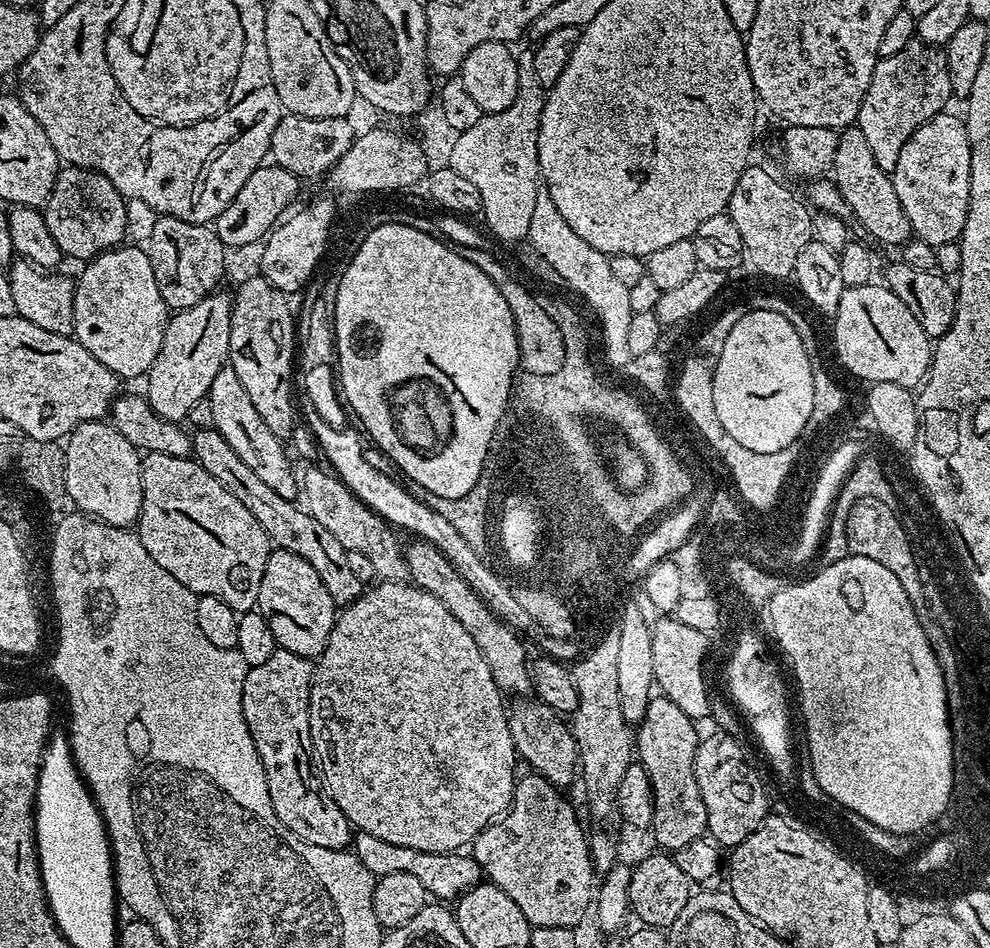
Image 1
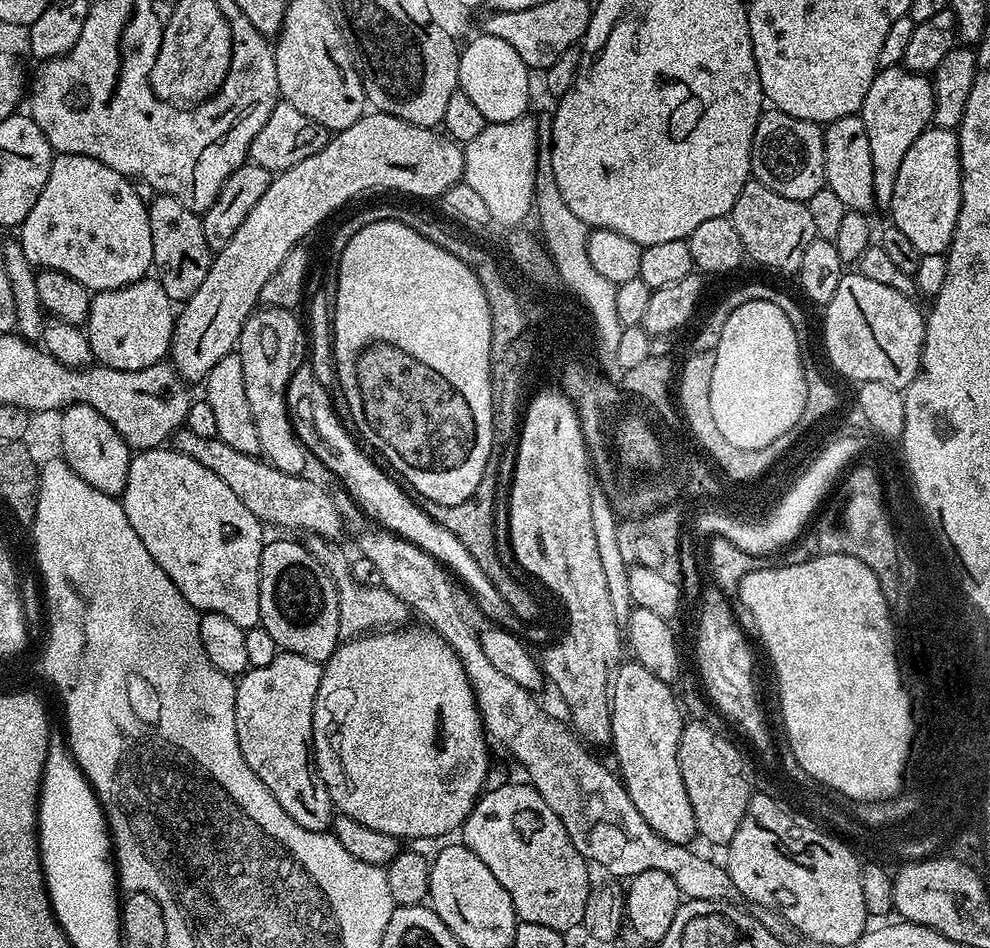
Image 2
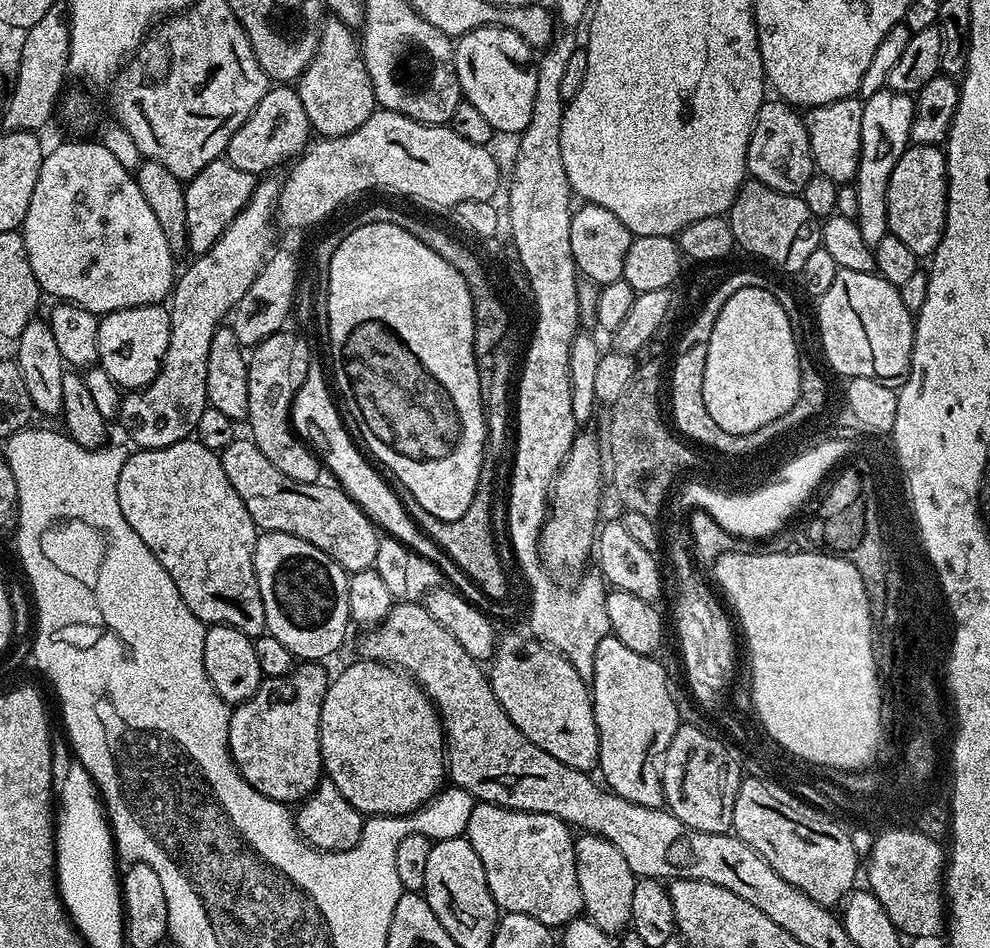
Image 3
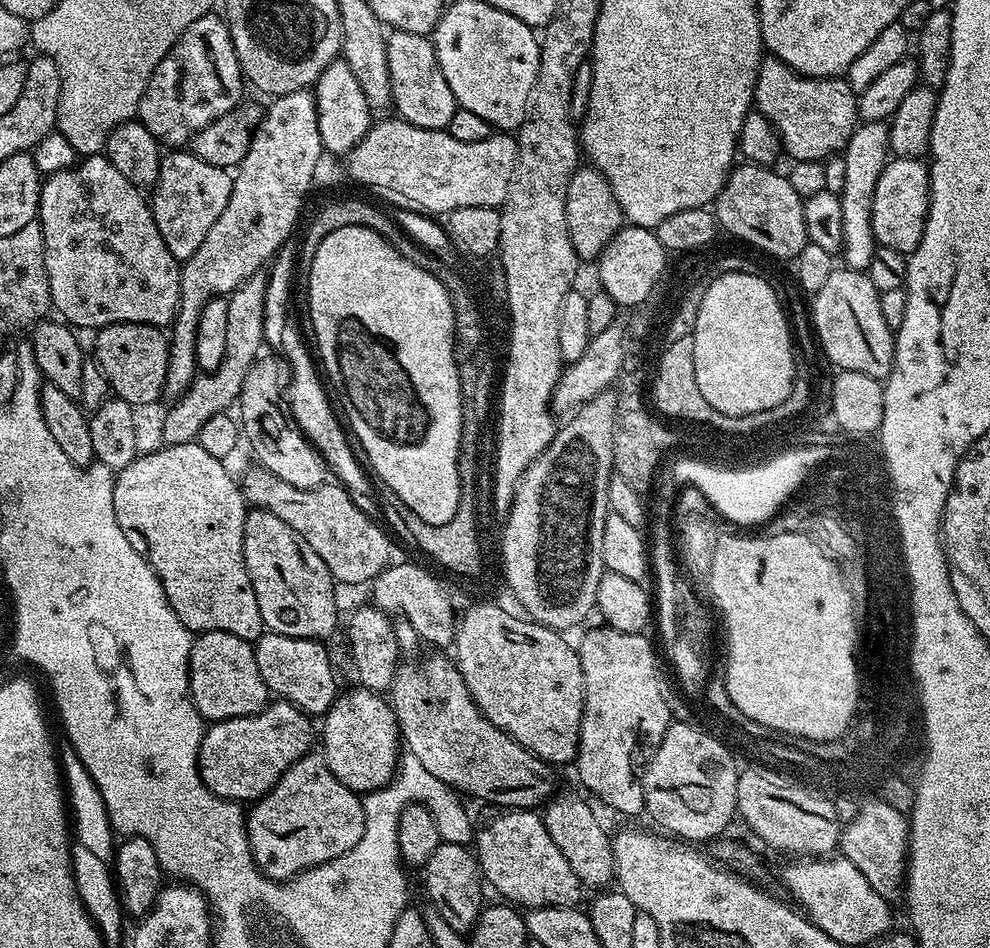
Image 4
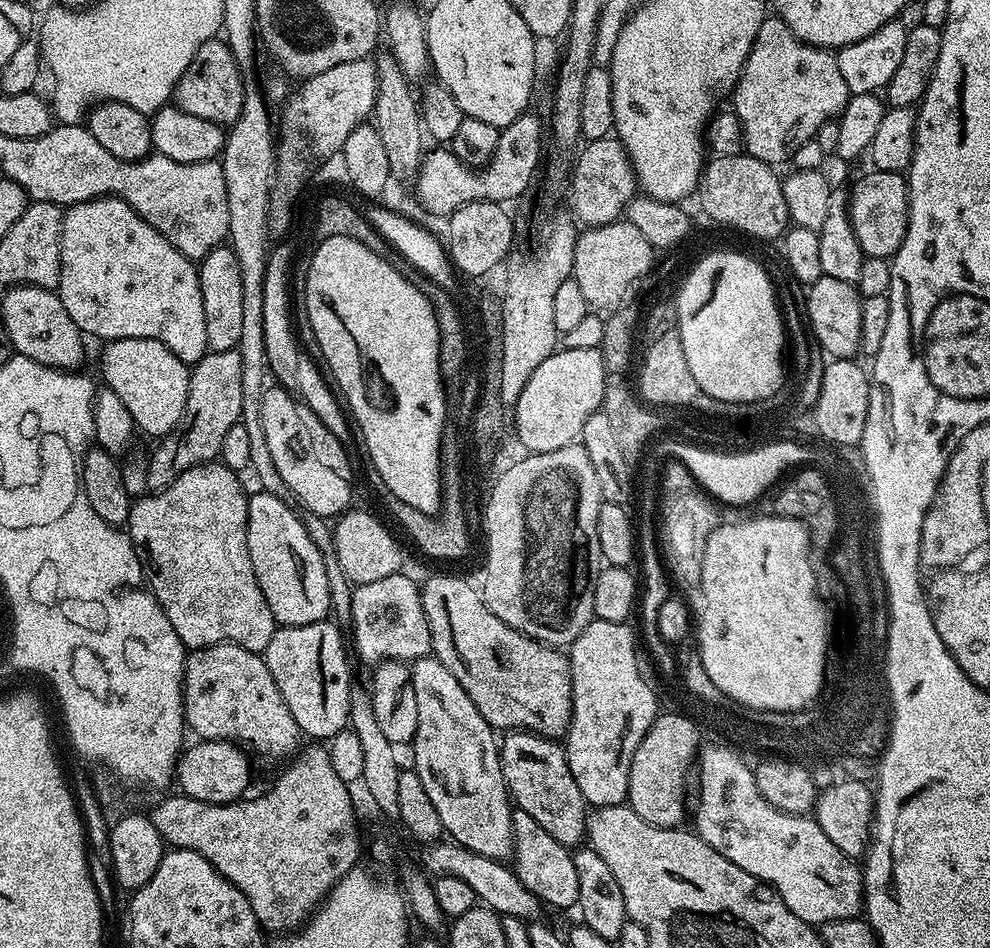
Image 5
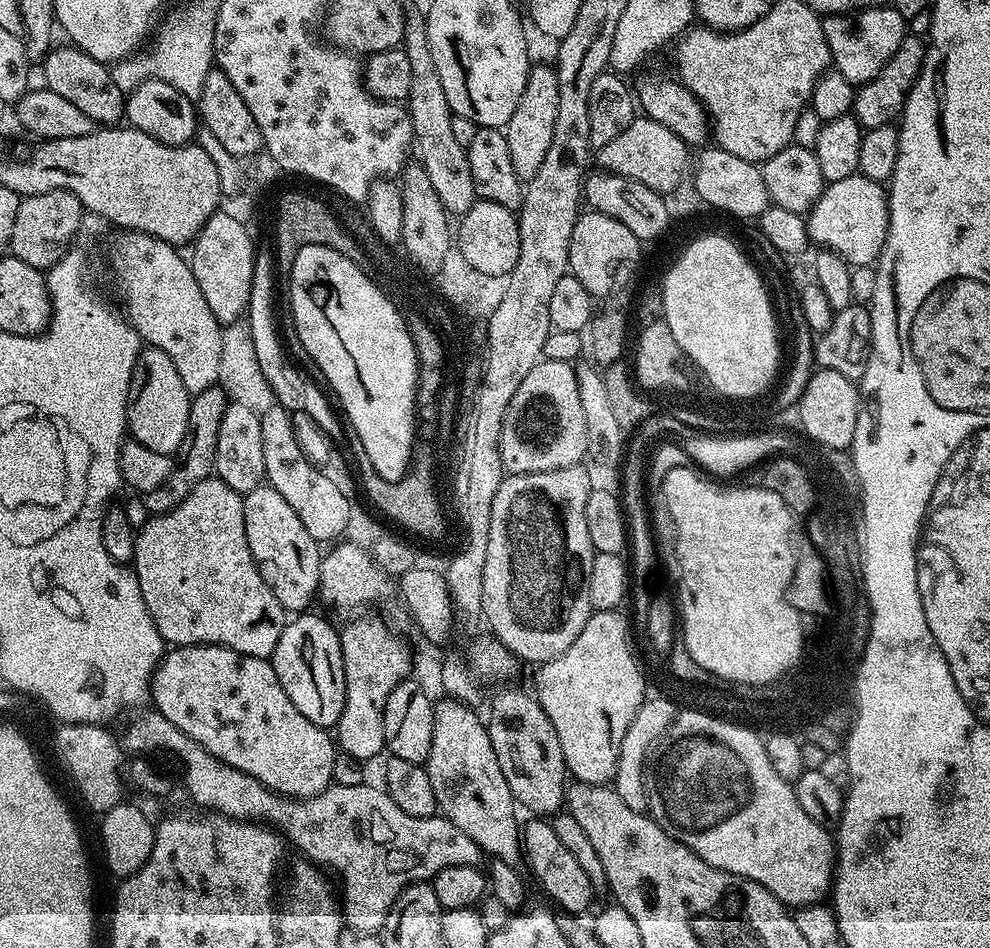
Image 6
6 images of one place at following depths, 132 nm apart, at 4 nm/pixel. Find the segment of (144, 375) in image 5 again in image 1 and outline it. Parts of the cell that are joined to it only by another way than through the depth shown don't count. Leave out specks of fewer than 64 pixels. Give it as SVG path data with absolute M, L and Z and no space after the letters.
M140 246L128 247L99 252L83 265L84 273L74 284L75 339L117 378L143 377L147 373L162 346L164 328L170 319L170 309L158 294L147 251Z

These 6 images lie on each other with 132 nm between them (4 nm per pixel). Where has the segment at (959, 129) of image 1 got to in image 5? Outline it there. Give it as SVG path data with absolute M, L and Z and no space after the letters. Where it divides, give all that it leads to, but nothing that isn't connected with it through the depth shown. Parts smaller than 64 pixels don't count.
M898 172L868 173L850 188L848 212L854 226L854 234L865 256L888 260L895 256L906 238L908 229L908 181Z

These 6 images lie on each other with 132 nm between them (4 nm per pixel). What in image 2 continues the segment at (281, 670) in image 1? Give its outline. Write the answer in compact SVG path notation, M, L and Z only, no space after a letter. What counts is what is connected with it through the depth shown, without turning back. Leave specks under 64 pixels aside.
M281 651L267 666L249 668L239 677L236 685L236 701L234 702L234 726L238 730L238 746L242 750L242 758L246 758L246 766L262 778L266 790L278 798L278 806L311 832L326 832L332 827L334 805L326 786L316 770L316 762L312 746L312 719L318 686L324 673L321 661L302 658L302 654Z

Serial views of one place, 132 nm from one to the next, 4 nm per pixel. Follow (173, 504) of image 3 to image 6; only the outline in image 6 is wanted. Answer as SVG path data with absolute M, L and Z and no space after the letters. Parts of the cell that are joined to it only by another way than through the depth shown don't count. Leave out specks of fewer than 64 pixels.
M209 478L198 482L182 502L178 502L169 512L153 515L136 533L136 545L132 555L132 564L136 573L136 581L142 590L142 602L146 602L146 610L150 610L150 618L154 618L154 626L158 626L158 634L169 645L187 646L189 644L217 644L244 656L271 657L272 651L278 646L278 638L282 638L282 630L286 623L284 607L274 598L274 590L266 586L260 576L255 558L250 554L250 542L246 542L246 522L244 521L244 497L241 493L230 490L226 482L218 478Z

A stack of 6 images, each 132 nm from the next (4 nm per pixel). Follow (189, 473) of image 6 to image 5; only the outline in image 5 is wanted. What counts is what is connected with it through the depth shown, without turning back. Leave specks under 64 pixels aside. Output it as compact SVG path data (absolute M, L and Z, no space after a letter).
M209 351L203 360L191 365L188 377L188 397L179 424L159 441L160 444L152 452L152 457L146 460L148 469L149 489L159 490L170 486L186 470L199 464L213 463L222 450L222 438L226 438L230 426L241 423L242 414L242 358L238 351L218 352Z

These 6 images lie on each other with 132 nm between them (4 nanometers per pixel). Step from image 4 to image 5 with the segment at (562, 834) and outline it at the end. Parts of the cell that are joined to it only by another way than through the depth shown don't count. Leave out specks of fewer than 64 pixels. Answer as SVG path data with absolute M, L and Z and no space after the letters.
M512 730L505 736L508 737L499 741L500 762L508 794L515 807L530 814L530 818L534 818L534 822L538 822L538 826L542 826L542 830L560 845L567 848L577 847L585 839L590 808L584 803L582 790L578 790L578 782L574 782L574 774L570 774L565 745L534 732Z

